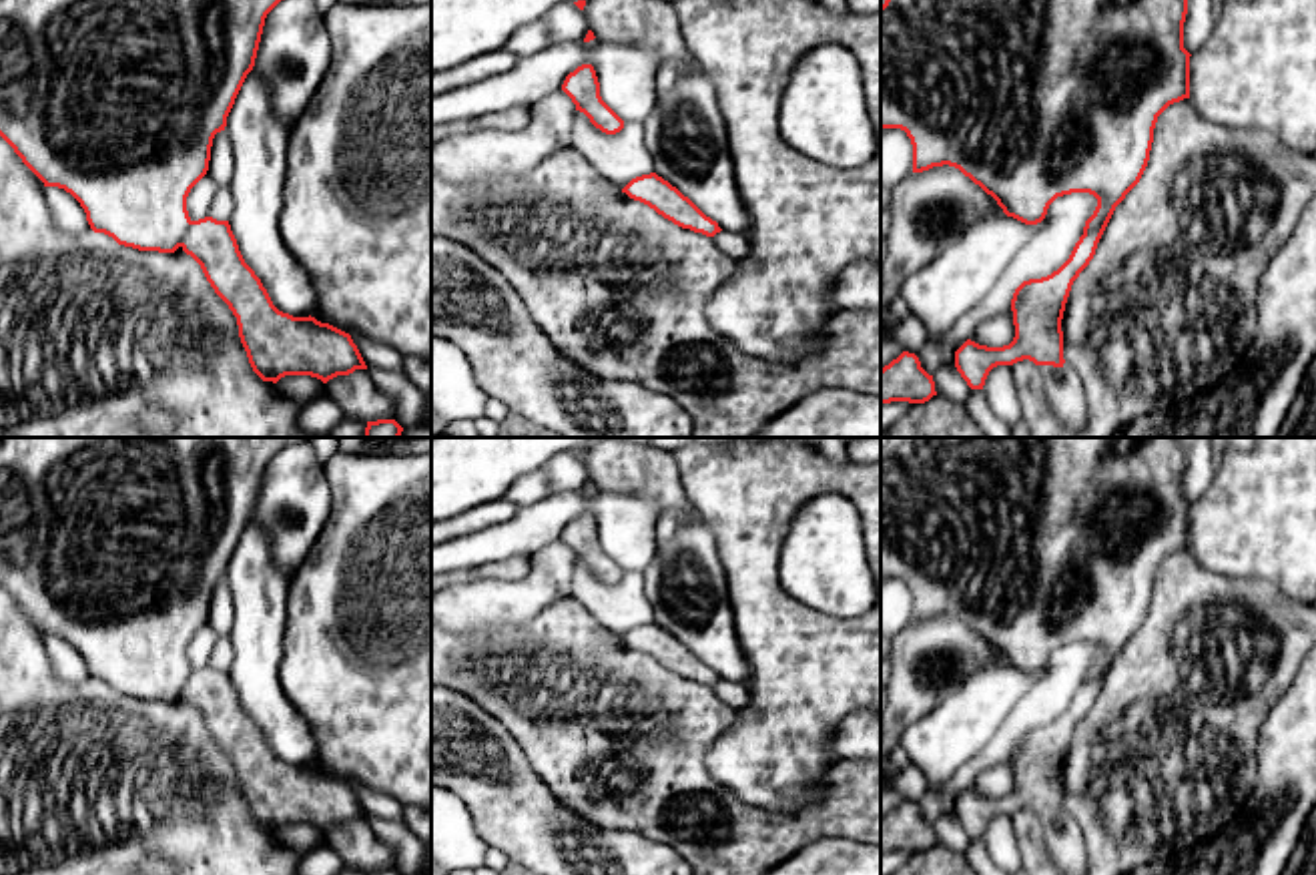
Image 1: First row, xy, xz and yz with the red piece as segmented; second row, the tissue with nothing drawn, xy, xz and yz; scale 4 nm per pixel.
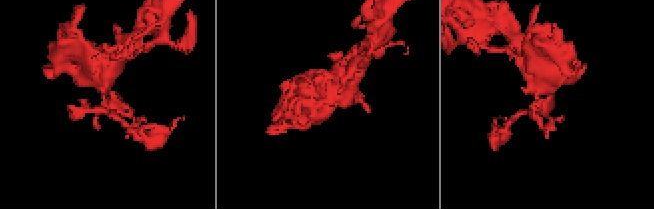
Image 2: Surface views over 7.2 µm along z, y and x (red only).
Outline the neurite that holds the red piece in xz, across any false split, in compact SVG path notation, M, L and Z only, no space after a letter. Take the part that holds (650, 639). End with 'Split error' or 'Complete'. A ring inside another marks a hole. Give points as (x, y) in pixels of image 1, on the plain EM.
M656 622L632 628L622 642L654 658L682 678L714 686L722 678L706 666L688 646Z. Complete

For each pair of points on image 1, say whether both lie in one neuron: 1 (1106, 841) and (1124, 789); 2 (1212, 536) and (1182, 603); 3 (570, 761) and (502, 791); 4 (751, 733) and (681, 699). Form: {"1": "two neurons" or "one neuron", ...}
{"1": "one neuron", "2": "two neurons", "3": "two neurons", "4": "two neurons"}

